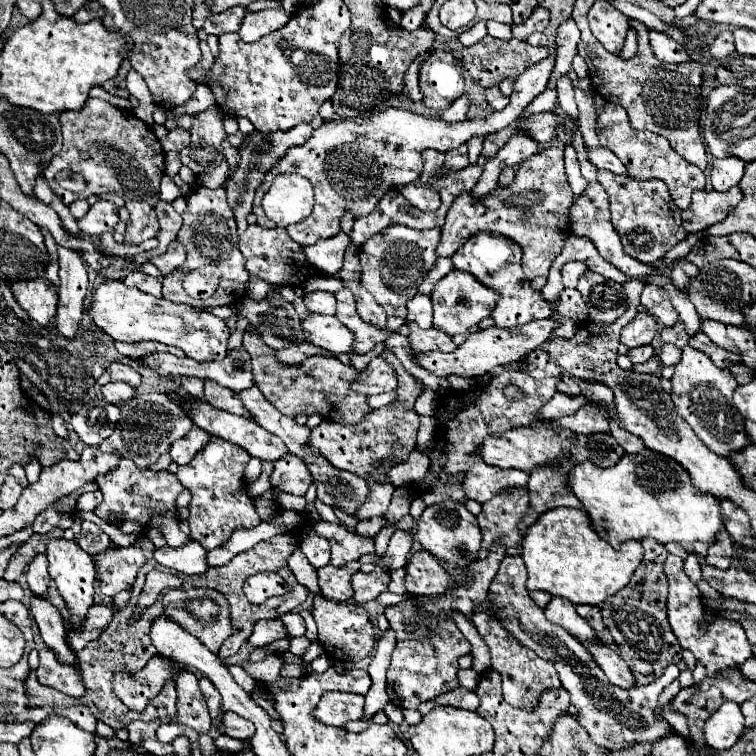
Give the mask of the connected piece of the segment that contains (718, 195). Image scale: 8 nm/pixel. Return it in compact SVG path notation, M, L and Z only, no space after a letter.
M732 186L726 192L718 190L696 190L692 194L692 204L682 212L682 222L686 232L706 230L708 226L724 220L730 210L744 198L740 186Z

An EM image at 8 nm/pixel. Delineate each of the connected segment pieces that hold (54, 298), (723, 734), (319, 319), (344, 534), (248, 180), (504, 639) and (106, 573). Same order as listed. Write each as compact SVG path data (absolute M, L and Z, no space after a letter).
M44 278L28 280L28 282L14 282L12 294L26 314L38 322L40 326L48 326L50 320L56 316L58 306L58 290Z
M724 702L712 718L708 718L704 732L706 742L714 749L725 751L736 744L738 734L742 734L744 716L736 702Z
M308 314L300 322L300 326L302 326L304 336L312 344L330 350L332 354L342 354L342 352L352 354L352 338L354 338L354 334L342 322L338 322L336 316Z
M318 520L318 522L312 522L312 532L324 536L330 542L332 566L336 566L336 568L342 568L342 566L358 560L360 556L374 552L374 540L358 538L356 534L348 532L342 524Z
M296 124L294 128L286 130L286 132L260 132L260 130L254 130L252 134L246 134L244 142L238 150L238 164L236 164L236 170L232 174L232 178L226 180L224 184L224 190L226 190L226 196L228 196L228 204L236 216L236 224L238 224L238 232L242 234L246 228L248 228L248 222L246 222L246 216L252 212L252 202L254 202L254 194L256 190L260 188L260 184L264 182L264 176L280 162L280 158L284 158L284 154L292 148L292 146L300 146L304 144L312 134L312 124Z
M476 612L470 618L480 636L486 640L486 644L490 646L490 656L492 656L492 670L496 670L502 676L502 690L504 690L504 700L520 710L534 710L540 702L540 696L546 690L552 688L560 688L560 680L556 674L556 668L552 666L552 662L538 658L536 654L532 654L532 650L520 646L520 642L516 642L512 636L506 634L506 630L500 626L500 622L488 614L488 612Z
M142 536L142 540L130 548L114 548L96 554L94 562L98 562L102 594L112 598L122 590L132 590L138 568L154 556L154 550L156 546L146 536Z

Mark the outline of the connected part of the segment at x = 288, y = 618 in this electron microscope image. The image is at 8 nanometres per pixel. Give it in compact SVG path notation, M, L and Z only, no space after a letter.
M288 612L284 614L284 618L280 618L290 634L290 638L294 636L302 636L306 632L306 624L304 624L304 618L298 614L298 612Z

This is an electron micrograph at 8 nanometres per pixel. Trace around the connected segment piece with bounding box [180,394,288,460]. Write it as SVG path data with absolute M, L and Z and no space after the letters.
M182 394L180 404L182 404L182 410L194 420L196 426L200 426L202 430L206 430L212 436L220 436L232 444L242 446L250 456L256 456L260 460L278 460L288 452L288 448L284 446L284 442L280 442L280 438L276 438L274 434L268 434L268 430L264 430L262 426L256 426L256 422L252 422L252 418L234 416L230 412L224 412L224 410L208 404L204 398L194 398L190 394Z

